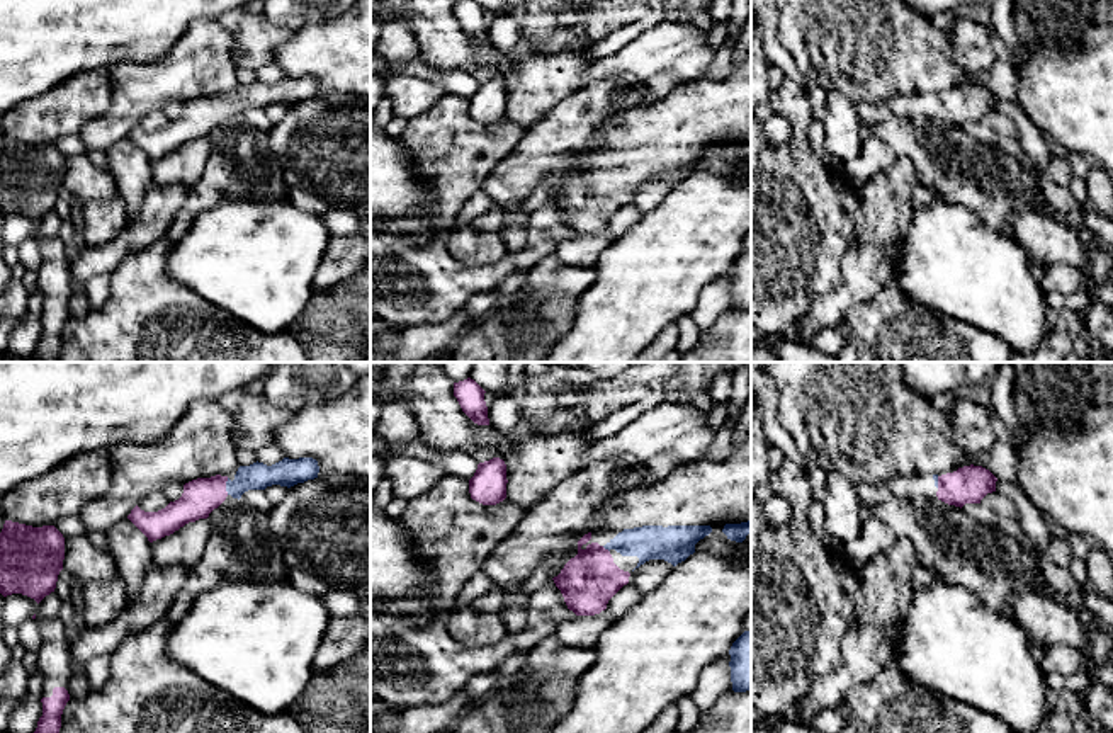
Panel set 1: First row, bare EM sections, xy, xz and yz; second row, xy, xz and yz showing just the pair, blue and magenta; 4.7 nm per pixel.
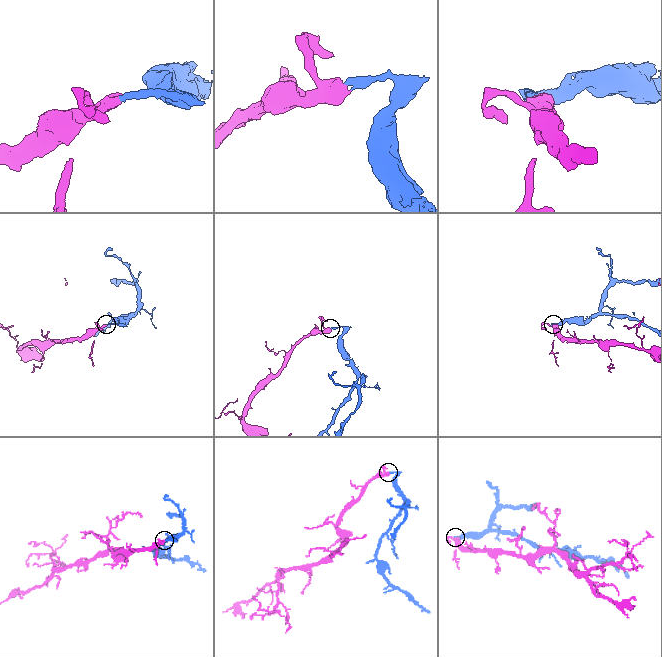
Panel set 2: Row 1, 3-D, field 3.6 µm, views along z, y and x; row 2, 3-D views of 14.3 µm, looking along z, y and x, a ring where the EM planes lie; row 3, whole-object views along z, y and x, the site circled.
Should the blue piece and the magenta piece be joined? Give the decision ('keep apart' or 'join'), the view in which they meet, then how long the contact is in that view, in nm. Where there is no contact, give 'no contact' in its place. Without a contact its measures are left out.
join; contact in xy; length 80 nm

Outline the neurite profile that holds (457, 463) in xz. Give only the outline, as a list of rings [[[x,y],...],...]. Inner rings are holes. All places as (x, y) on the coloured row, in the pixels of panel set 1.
[[[376,432],[370,434],[370,454],[379,457],[411,456],[432,464],[438,464],[447,474],[471,480],[477,469],[477,461],[464,451],[440,452],[430,447],[421,435],[406,446],[391,446],[384,442]]]

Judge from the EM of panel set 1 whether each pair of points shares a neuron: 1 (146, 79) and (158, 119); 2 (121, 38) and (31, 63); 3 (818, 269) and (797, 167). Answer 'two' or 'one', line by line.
1: two
2: one
3: one

